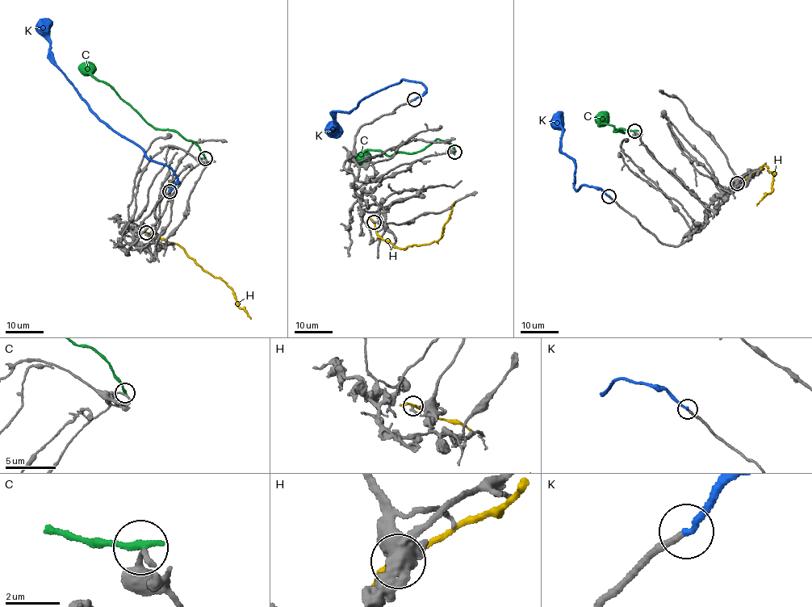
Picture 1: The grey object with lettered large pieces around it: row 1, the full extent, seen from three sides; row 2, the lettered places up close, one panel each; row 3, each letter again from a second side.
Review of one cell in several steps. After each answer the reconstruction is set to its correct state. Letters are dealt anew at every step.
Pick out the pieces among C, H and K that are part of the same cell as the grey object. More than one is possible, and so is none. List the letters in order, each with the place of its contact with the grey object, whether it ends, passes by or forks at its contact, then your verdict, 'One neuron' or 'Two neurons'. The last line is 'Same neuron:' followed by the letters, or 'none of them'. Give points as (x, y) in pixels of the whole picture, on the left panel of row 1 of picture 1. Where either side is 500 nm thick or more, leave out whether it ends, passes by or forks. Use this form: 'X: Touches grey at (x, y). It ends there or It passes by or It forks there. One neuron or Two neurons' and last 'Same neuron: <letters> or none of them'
C: Touches grey at (205, 158). It ends there. Two neurons
H: Touches grey at (146, 232). It passes by. Two neurons
K: Touches grey at (169, 191). It ends there. One neuron
Same neuron: K

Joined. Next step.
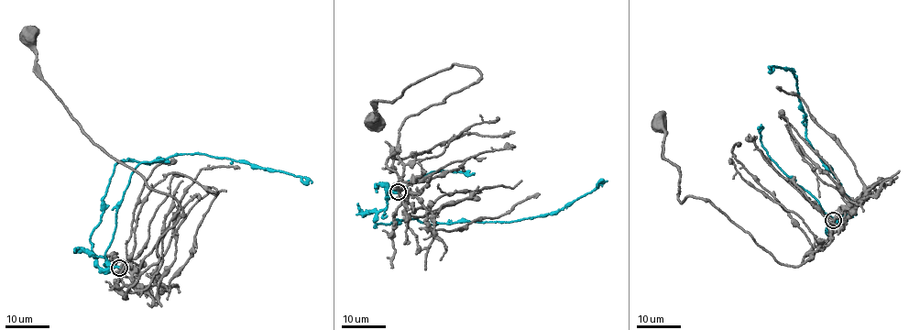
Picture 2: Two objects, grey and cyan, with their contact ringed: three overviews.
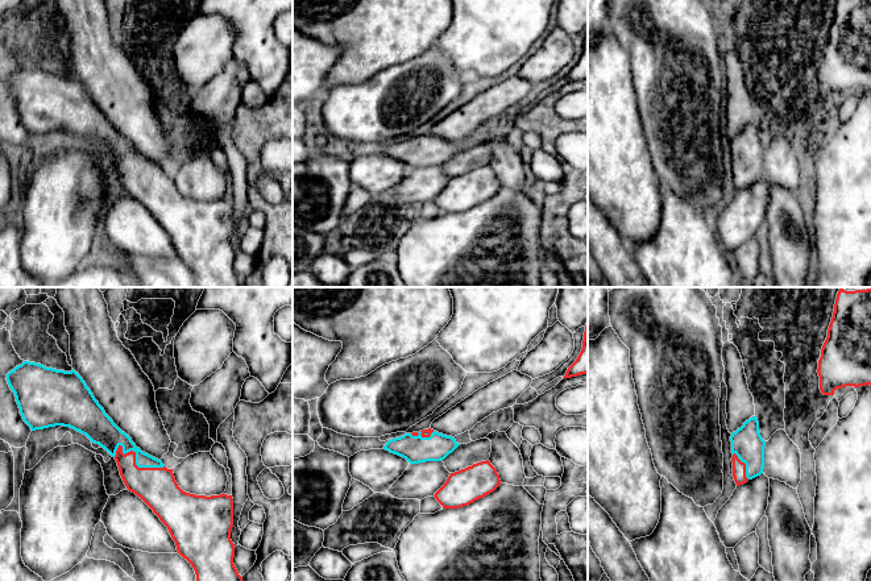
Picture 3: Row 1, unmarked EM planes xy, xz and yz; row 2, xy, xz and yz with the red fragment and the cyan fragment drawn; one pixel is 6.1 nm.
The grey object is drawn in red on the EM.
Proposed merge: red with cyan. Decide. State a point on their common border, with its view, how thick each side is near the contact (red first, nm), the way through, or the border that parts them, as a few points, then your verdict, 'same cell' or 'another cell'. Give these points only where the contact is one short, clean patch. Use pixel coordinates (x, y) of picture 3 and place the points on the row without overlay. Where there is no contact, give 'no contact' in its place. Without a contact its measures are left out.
meets red in xy at (135, 166); 240 nm thick on the red side, 160 nm on the other; same cell

